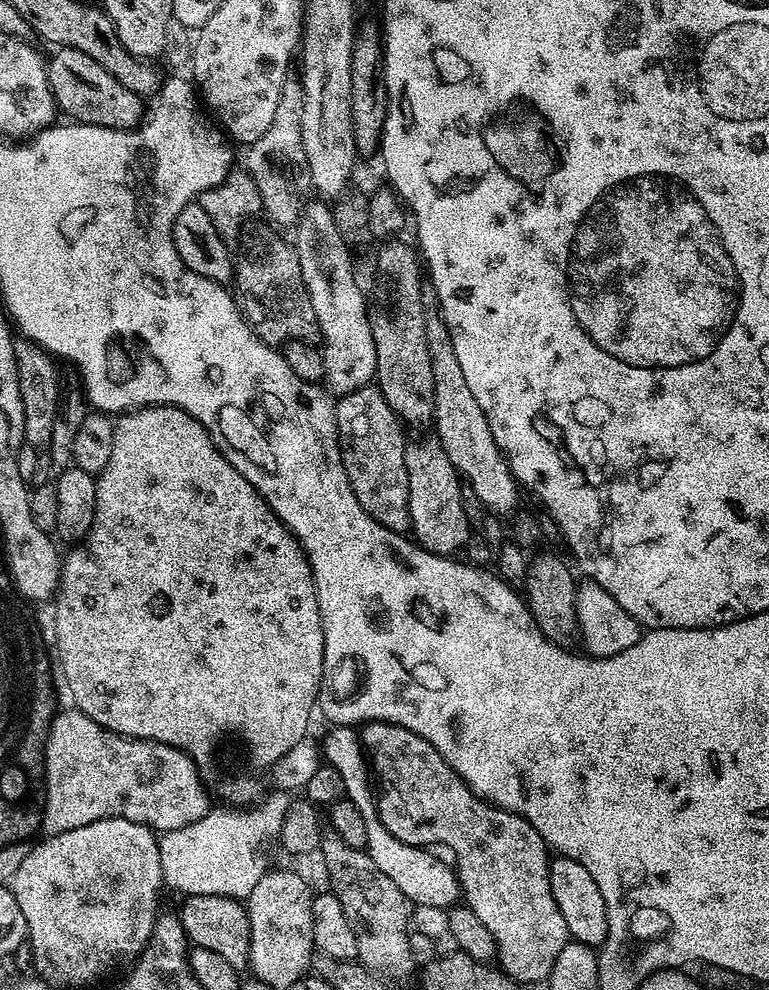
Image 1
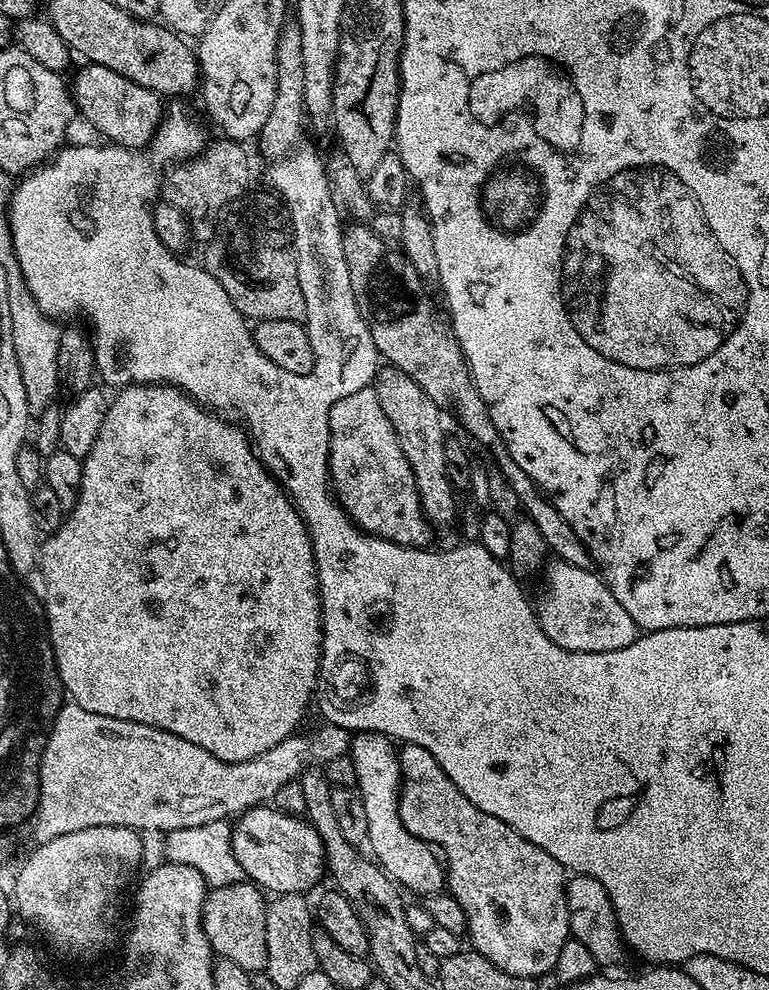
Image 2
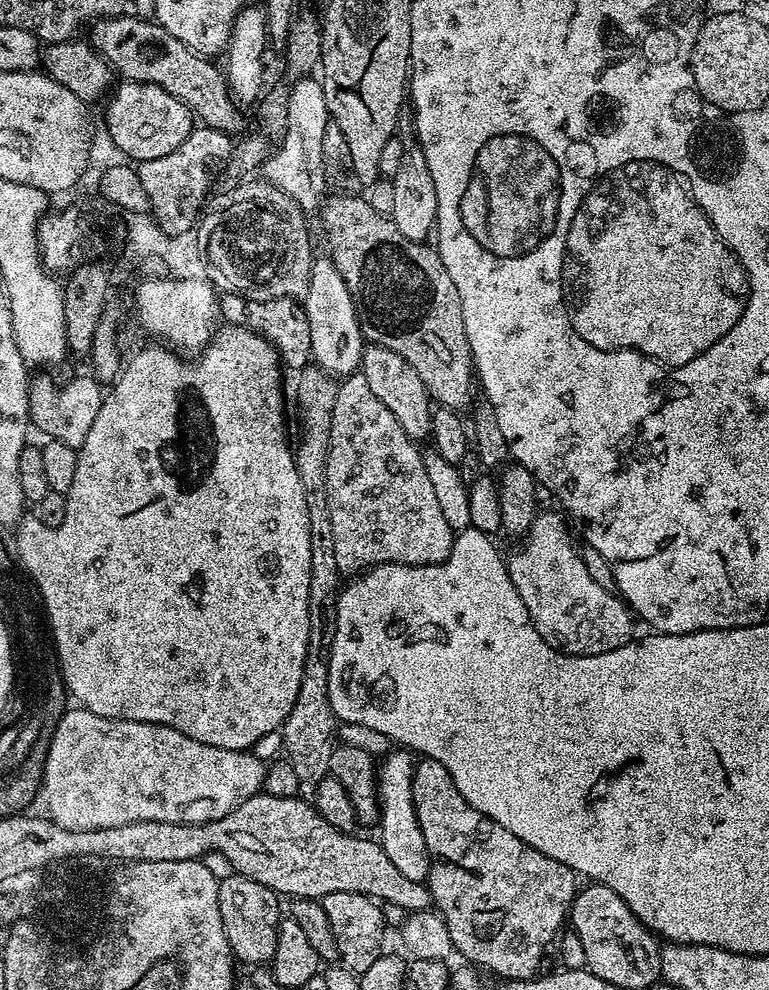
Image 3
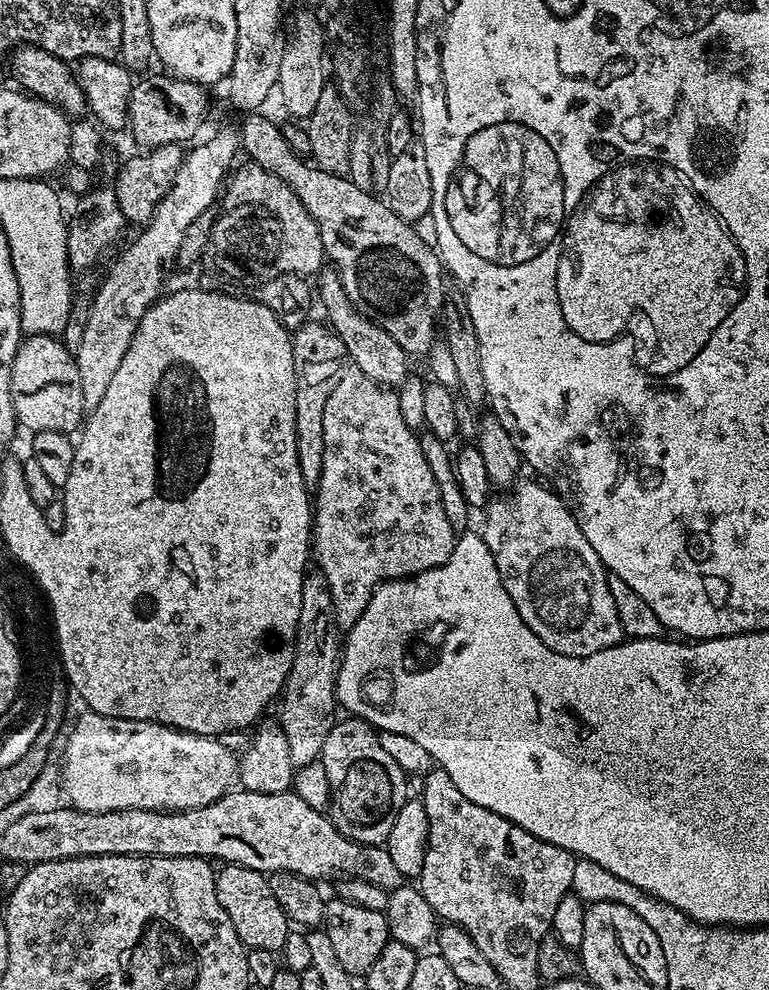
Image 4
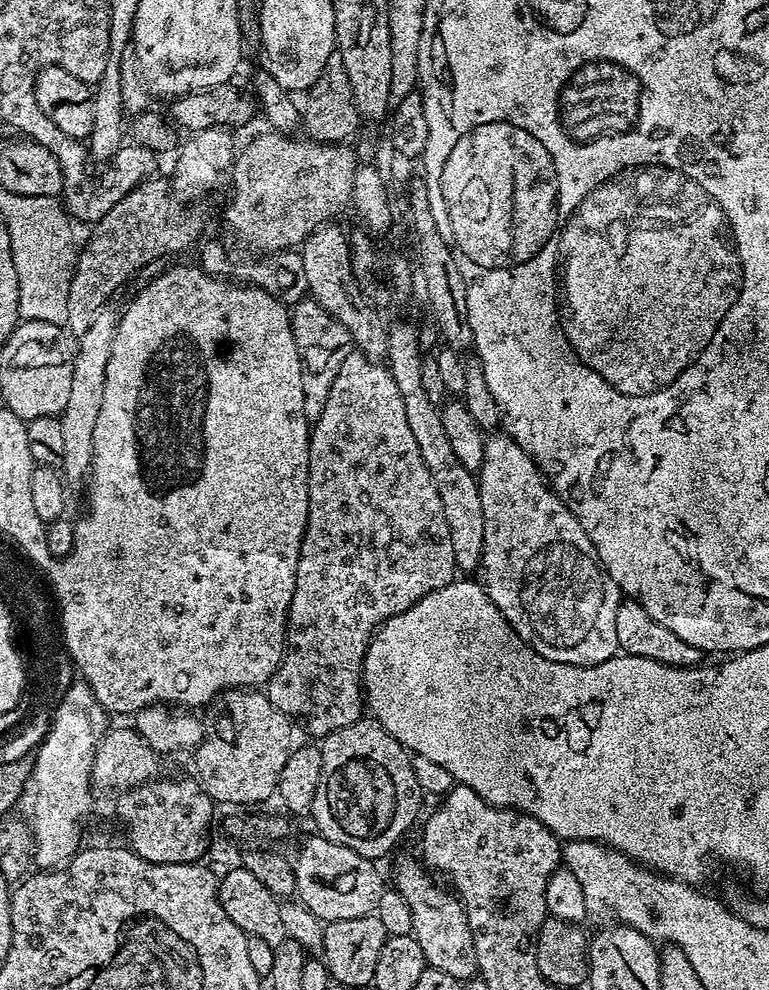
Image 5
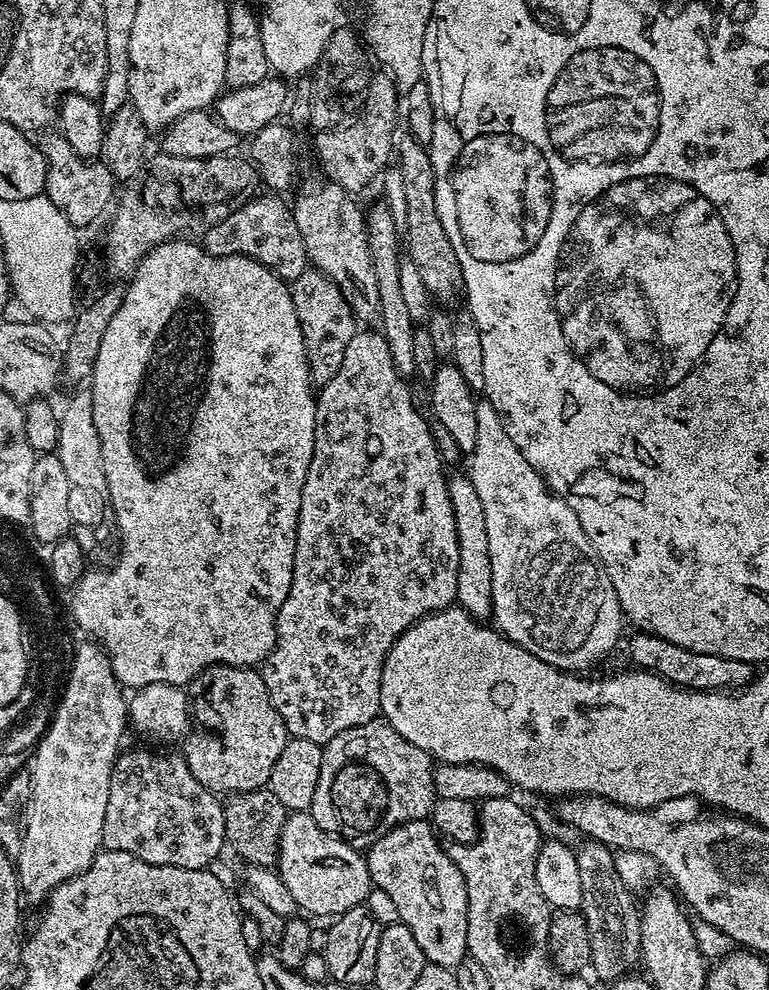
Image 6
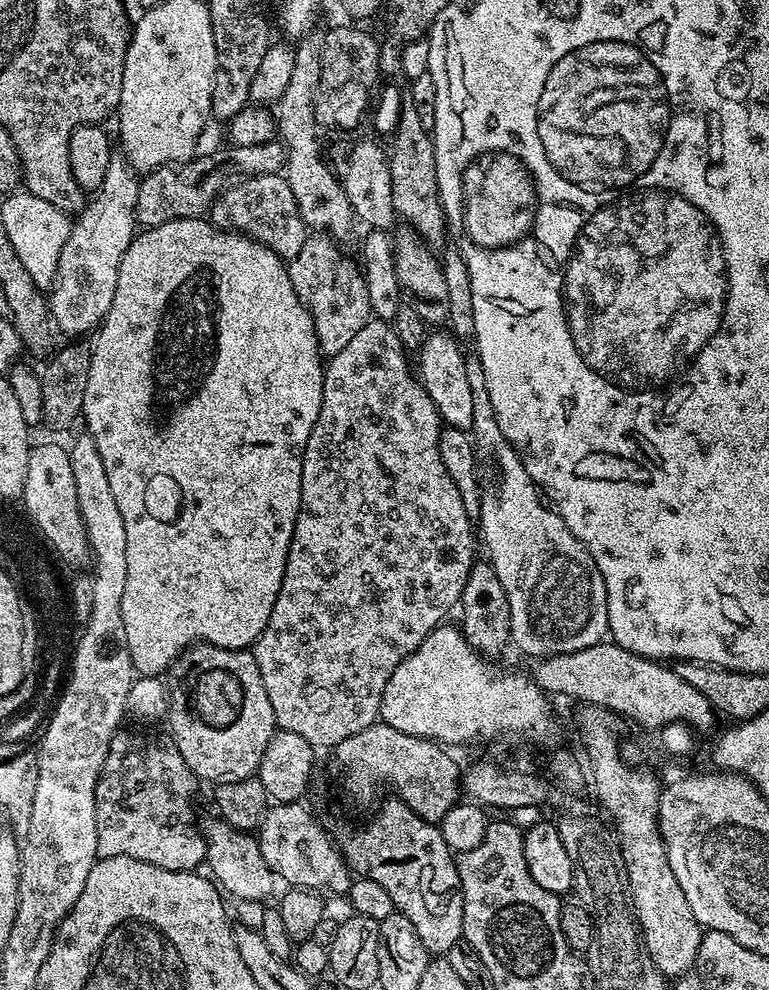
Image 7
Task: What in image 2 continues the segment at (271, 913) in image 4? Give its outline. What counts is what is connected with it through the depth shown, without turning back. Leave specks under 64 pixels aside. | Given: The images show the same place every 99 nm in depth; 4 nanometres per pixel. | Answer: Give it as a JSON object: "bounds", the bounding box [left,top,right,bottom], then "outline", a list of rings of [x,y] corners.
{"bounds":[202,882,267,973],"outline":[[[241,882],[212,888],[204,900],[202,926],[213,953],[222,959],[230,959],[248,973],[263,973],[267,966],[266,952],[266,896],[257,885]]]}

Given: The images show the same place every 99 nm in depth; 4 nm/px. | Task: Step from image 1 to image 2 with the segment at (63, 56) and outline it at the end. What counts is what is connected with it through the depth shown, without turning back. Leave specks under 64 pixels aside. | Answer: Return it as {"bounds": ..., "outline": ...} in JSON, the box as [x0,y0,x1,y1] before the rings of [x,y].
{"bounds":[70,62,162,148],"outline":[[[91,62],[83,65],[70,80],[70,91],[76,105],[77,113],[92,128],[101,132],[105,141],[117,144],[120,148],[146,148],[156,135],[162,119],[162,98],[157,92],[146,90],[146,86],[138,86],[138,82],[130,82],[130,78],[122,78],[122,74],[114,74],[101,64]]]}

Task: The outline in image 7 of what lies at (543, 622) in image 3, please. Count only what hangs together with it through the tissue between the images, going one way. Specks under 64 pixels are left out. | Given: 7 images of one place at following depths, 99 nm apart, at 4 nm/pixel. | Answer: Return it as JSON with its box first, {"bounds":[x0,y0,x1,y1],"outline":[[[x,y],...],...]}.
{"bounds":[466,356,609,658],"outline":[[[479,356],[467,357],[466,371],[474,400],[470,432],[477,449],[488,448],[500,475],[496,489],[481,502],[478,532],[484,535],[487,559],[501,579],[509,603],[509,639],[531,658],[576,653],[601,643],[609,633],[604,576],[560,513],[542,499],[541,489],[526,474],[526,466],[502,434],[494,418],[494,406],[490,406],[490,390],[486,390],[486,374]]]}

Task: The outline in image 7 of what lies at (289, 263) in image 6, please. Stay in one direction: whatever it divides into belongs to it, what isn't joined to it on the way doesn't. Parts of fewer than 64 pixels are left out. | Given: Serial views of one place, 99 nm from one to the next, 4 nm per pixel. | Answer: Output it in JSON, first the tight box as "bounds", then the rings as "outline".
{"bounds":[210,175,310,262],"outline":[[[283,175],[250,176],[225,187],[215,204],[210,209],[210,219],[213,224],[225,229],[243,232],[245,236],[264,244],[274,250],[280,259],[287,262],[296,257],[298,250],[310,235],[310,229],[305,224],[298,210],[298,202],[294,198],[294,190],[290,190],[288,181]]]}

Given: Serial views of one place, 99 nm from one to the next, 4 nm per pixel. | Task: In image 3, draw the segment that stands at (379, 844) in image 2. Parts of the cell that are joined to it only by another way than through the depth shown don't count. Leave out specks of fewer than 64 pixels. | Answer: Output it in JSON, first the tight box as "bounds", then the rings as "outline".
{"bounds":[378,746,432,881],"outline":[[[403,746],[393,747],[387,756],[378,764],[378,799],[380,802],[380,818],[378,842],[382,850],[394,862],[395,868],[405,878],[427,881],[428,871],[432,865],[432,856],[428,853],[426,838],[422,838],[422,826],[418,826],[418,814],[414,810],[414,794],[412,793],[412,772],[417,761],[413,753]]]}

